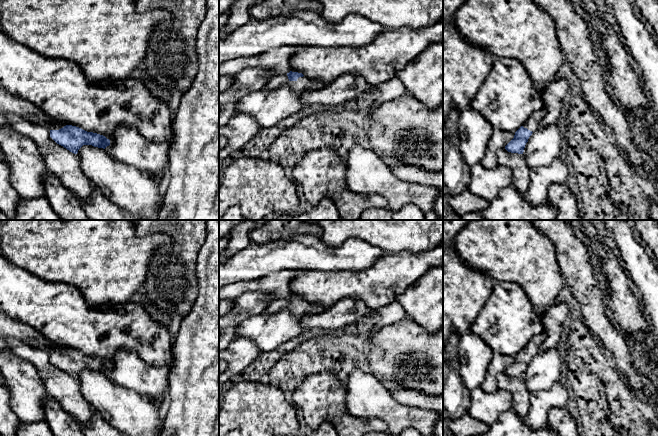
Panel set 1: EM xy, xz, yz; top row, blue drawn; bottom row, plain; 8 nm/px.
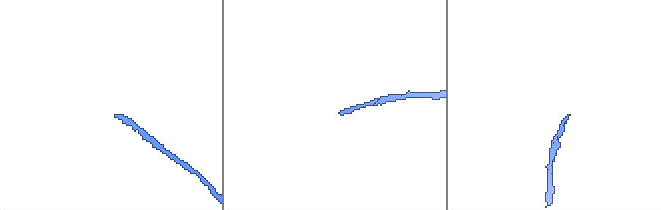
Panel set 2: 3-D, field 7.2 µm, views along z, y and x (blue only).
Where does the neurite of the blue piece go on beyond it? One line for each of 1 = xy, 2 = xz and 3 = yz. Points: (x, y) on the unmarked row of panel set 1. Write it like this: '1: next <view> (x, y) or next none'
1: next xy (61, 349)
2: next xz (303, 307)
3: next yz (533, 347)

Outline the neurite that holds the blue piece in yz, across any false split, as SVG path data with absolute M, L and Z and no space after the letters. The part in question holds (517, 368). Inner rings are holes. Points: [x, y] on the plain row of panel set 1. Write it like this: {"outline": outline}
{"outline": "M545 332L534 336L528 344L515 356L514 362L505 370L511 377L523 378L526 367L534 355L540 351L540 345L545 339Z"}

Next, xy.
{"outline": "M56 346L59 350L50 350L50 361L59 369L70 376L77 378L83 369L92 369L94 371L105 373L110 369L110 364L105 360L87 356L79 351Z"}

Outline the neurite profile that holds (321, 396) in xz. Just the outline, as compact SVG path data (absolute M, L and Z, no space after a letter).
M332 371L307 376L293 391L295 404L303 411L306 424L317 430L323 422L330 422L338 436L364 436L370 432L388 432L381 419L354 417L346 409L347 389Z

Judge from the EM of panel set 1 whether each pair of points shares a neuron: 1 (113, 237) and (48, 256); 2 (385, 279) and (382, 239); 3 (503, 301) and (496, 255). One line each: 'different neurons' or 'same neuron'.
1: same neuron
2: different neurons
3: different neurons

